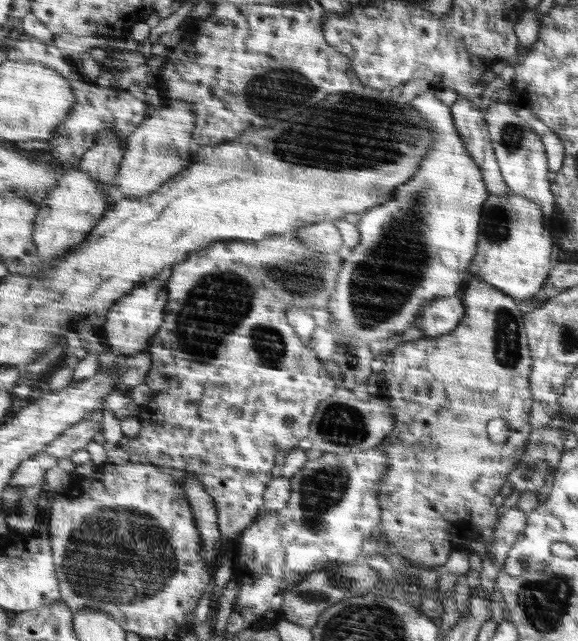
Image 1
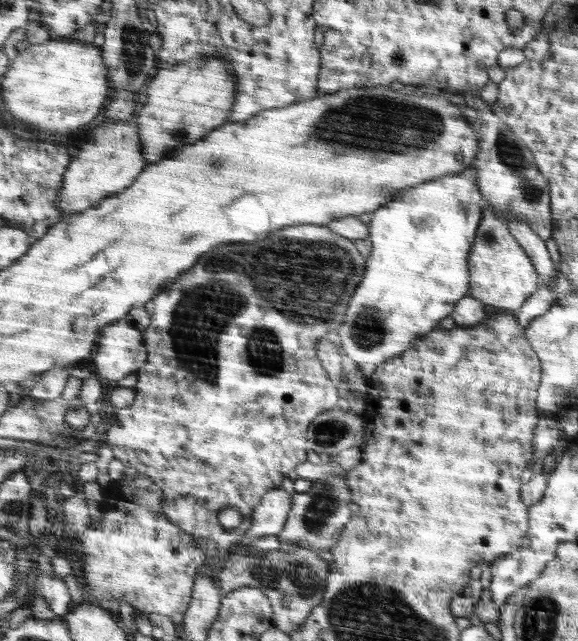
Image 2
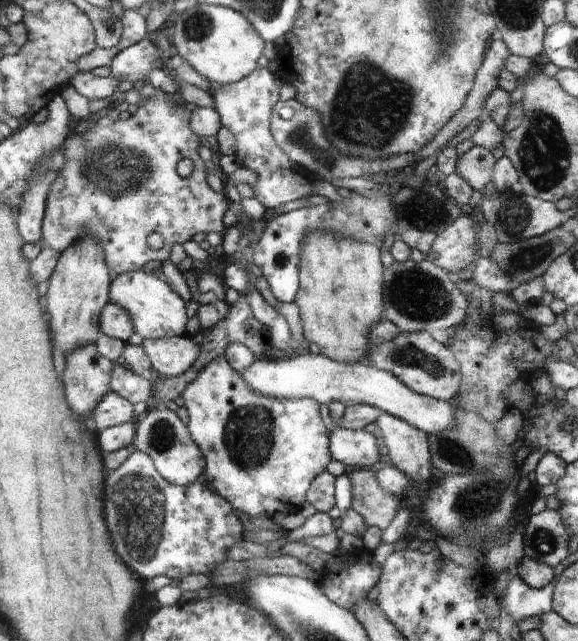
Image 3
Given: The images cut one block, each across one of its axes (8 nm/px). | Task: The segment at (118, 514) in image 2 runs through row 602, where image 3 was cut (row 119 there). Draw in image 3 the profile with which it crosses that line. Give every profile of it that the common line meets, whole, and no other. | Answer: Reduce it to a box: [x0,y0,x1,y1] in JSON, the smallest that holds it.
[44,89,230,280]

